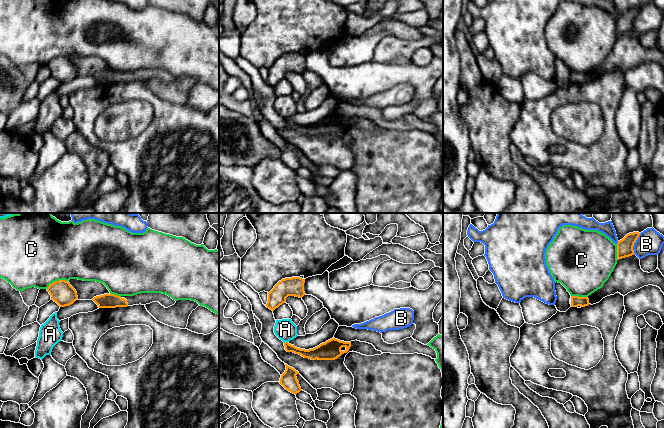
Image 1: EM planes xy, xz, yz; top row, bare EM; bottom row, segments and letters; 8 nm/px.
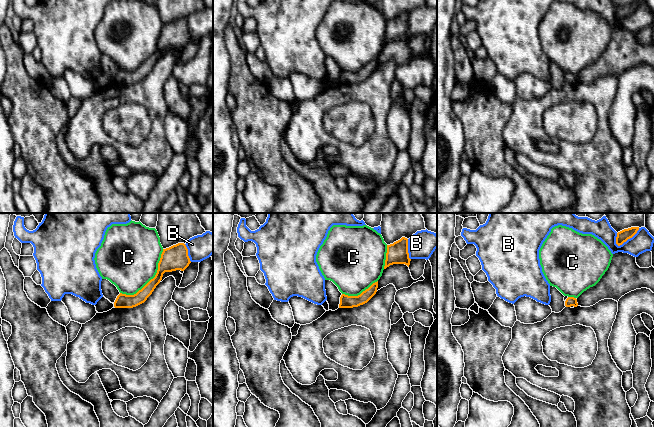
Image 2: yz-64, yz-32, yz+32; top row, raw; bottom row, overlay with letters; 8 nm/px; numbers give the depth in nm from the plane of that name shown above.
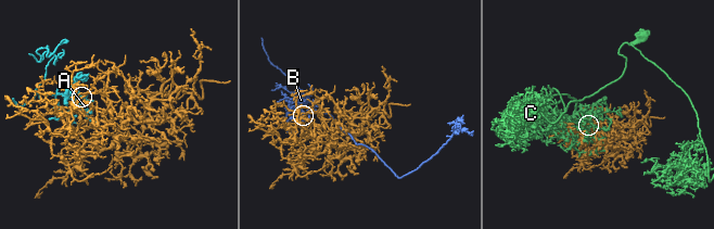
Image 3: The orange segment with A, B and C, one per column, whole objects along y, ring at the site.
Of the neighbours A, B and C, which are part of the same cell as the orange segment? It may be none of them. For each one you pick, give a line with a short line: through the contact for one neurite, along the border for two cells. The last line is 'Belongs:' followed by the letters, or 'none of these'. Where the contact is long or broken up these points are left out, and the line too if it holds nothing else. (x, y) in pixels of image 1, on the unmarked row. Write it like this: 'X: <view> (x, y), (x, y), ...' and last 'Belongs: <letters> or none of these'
Belongs: none of these

